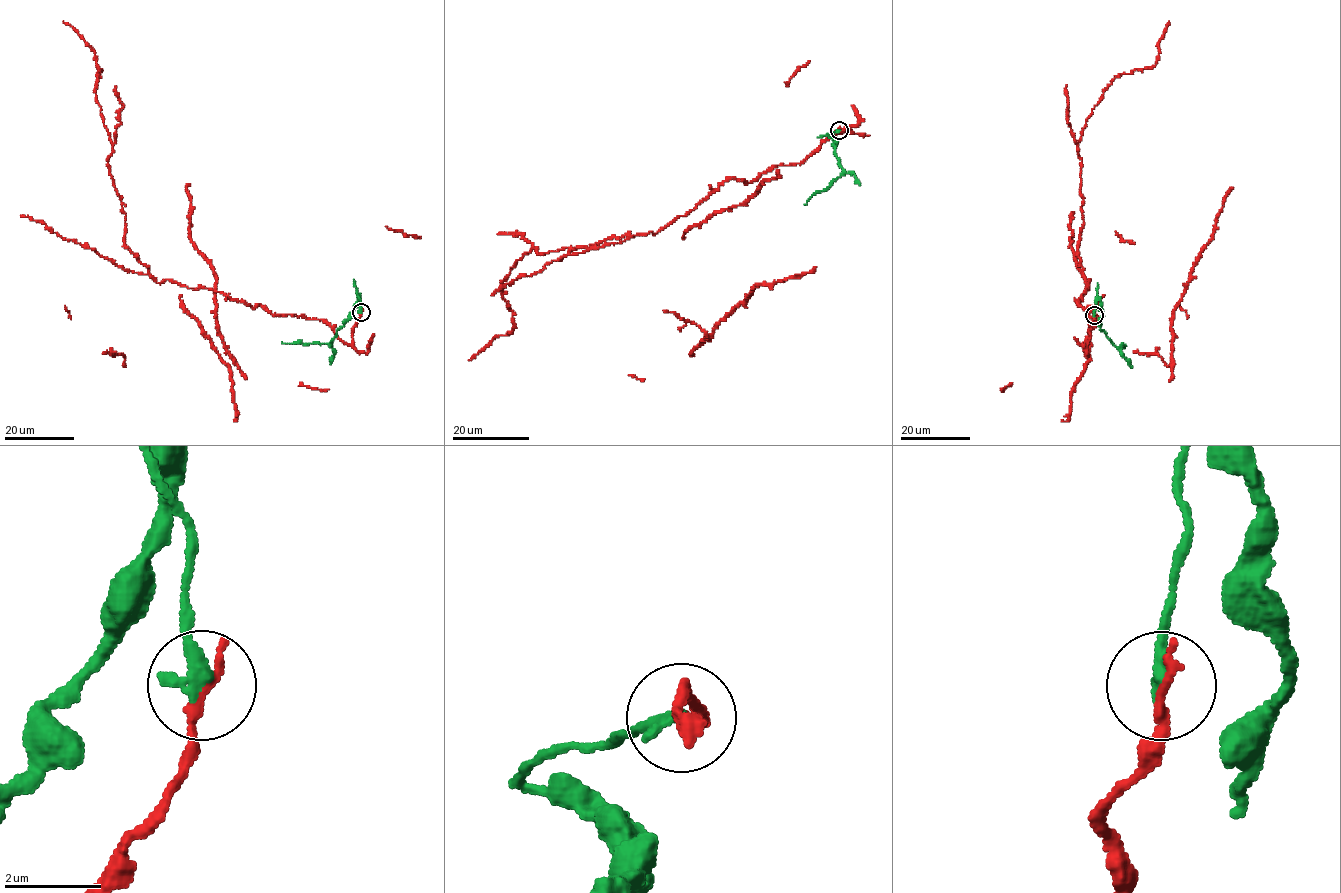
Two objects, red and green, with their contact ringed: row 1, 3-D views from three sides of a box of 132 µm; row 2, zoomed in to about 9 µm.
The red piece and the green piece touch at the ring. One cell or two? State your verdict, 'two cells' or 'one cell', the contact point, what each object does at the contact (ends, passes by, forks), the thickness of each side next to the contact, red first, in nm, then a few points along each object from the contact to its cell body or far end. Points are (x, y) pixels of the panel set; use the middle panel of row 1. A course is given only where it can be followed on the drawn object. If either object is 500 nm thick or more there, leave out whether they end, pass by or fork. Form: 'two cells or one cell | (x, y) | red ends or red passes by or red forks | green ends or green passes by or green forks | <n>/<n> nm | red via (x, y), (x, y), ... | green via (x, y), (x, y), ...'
two cells | (839, 130) | red ends | green ends | 240/280 nm | red via (839, 130), (802, 162), (725, 180), (658, 232), (532, 248), (502, 281), (513, 330), (468, 360) | green via (839, 130), (827, 136), (837, 139), (835, 155), (841, 173), (804, 205)

